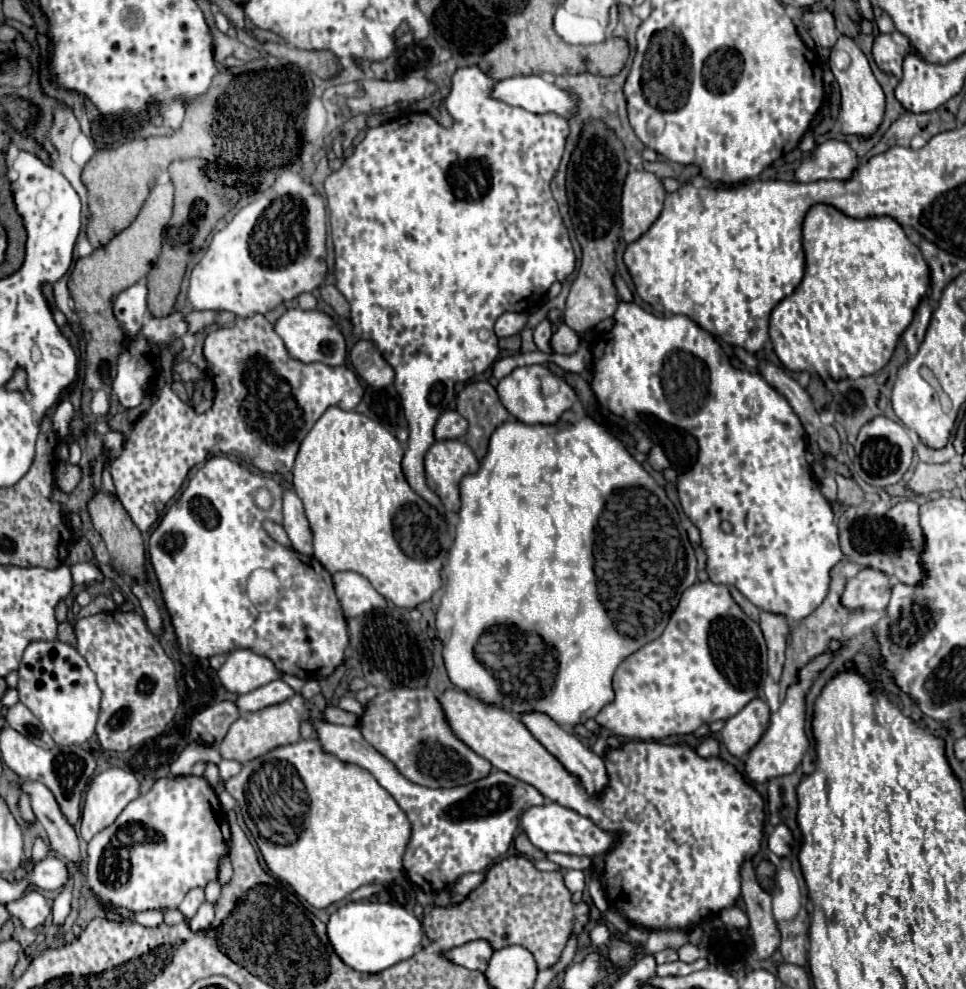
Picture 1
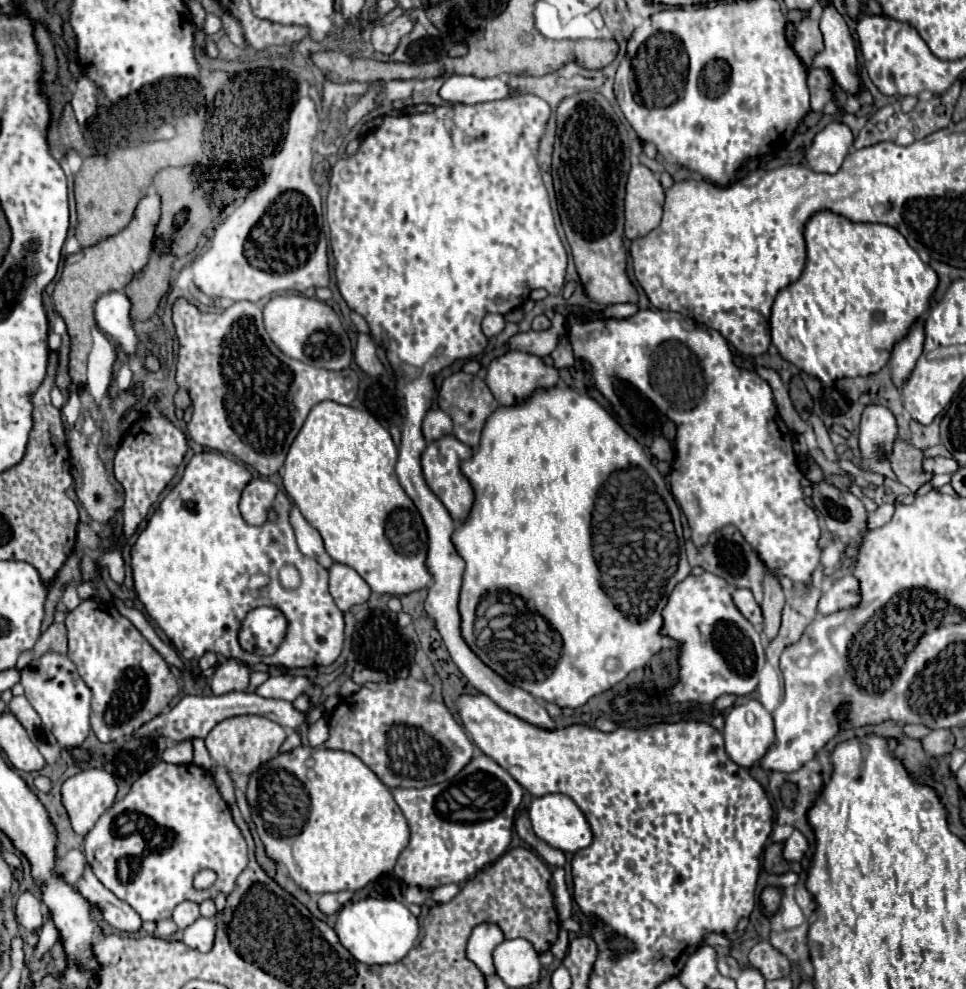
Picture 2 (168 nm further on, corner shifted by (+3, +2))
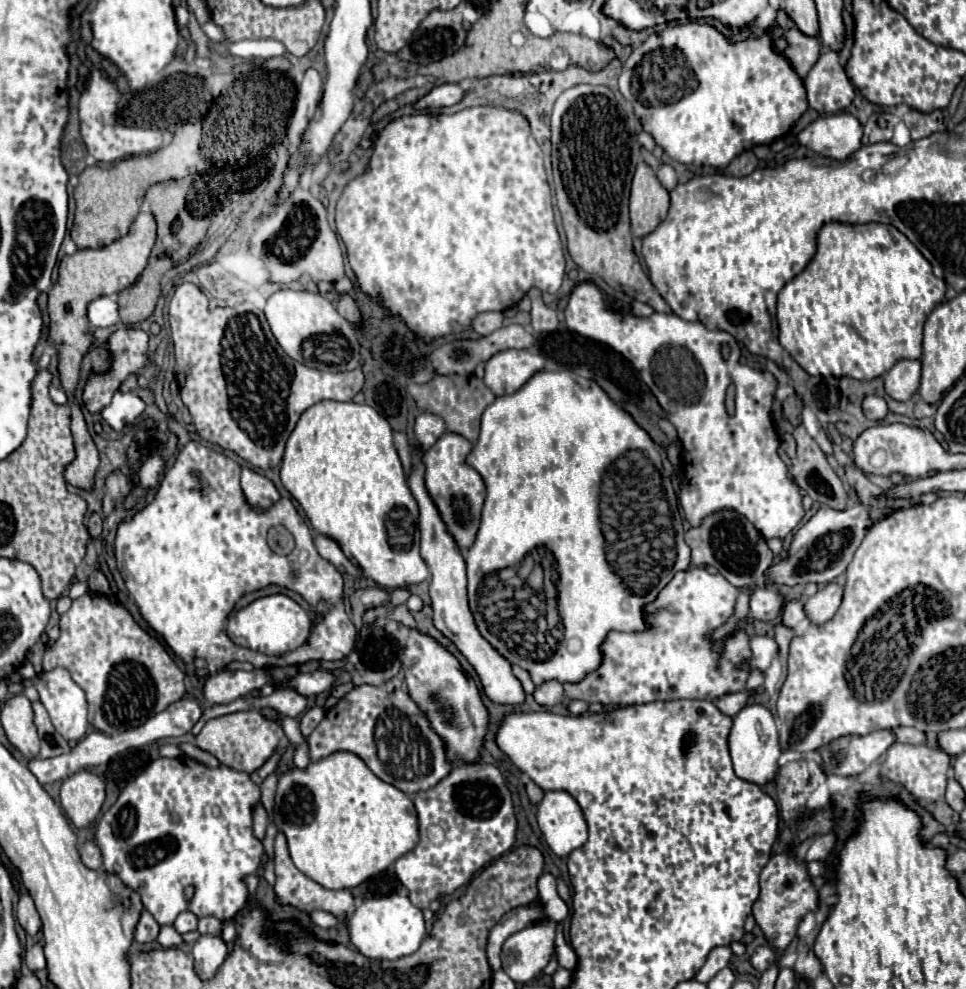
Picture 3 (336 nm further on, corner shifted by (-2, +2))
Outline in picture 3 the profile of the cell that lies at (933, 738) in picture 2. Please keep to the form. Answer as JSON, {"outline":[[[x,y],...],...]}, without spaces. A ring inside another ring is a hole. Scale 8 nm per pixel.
{"outline":[[[901,726],[901,728],[895,728],[893,732],[895,732],[895,736],[897,736],[897,740],[899,740],[901,744],[919,746],[919,744],[925,744],[925,742],[927,742],[925,732],[917,730],[917,728],[903,728],[903,726]]]}

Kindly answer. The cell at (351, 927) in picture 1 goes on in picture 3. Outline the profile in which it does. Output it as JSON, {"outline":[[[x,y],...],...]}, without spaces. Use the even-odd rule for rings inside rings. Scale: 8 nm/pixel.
{"outline":[[[387,896],[387,898],[371,898],[365,900],[351,916],[349,916],[349,938],[351,944],[367,958],[375,960],[399,960],[403,956],[413,954],[421,940],[425,938],[425,922],[423,914],[417,906],[409,902],[407,896]]]}

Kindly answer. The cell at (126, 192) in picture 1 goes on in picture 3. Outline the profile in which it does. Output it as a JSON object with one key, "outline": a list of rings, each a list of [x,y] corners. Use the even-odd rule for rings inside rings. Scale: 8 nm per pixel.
{"outline":[[[199,122],[181,124],[175,132],[175,138],[169,146],[141,156],[129,156],[117,162],[115,166],[103,170],[99,166],[87,166],[79,174],[79,184],[75,186],[75,224],[71,228],[71,238],[77,248],[99,248],[115,242],[127,234],[131,222],[139,214],[143,204],[145,192],[149,186],[171,180],[183,178],[203,170],[203,154],[201,154],[201,140],[203,140],[203,126]]]}

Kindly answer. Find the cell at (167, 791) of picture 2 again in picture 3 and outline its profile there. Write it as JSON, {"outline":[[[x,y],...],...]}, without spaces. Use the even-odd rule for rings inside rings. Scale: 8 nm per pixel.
{"outline":[[[185,756],[181,760],[151,760],[141,774],[129,781],[117,802],[101,816],[97,824],[95,844],[103,854],[103,870],[107,874],[117,874],[127,888],[135,890],[157,924],[173,924],[183,910],[191,910],[199,918],[233,918],[247,900],[247,886],[241,878],[259,868],[263,854],[263,844],[253,836],[251,808],[255,800],[259,800],[259,786],[253,784],[245,772],[237,772],[227,766],[207,768]],[[191,884],[195,886],[195,896],[187,904],[183,890]]]}

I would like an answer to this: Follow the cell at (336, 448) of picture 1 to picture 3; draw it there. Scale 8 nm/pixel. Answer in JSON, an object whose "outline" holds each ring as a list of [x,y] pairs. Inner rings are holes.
{"outline":[[[323,400],[305,410],[287,440],[281,464],[281,482],[301,504],[311,526],[319,534],[335,540],[343,554],[377,586],[385,590],[407,588],[429,576],[429,570],[419,554],[417,502],[407,488],[405,472],[393,446],[393,430],[389,422],[371,406]]]}

